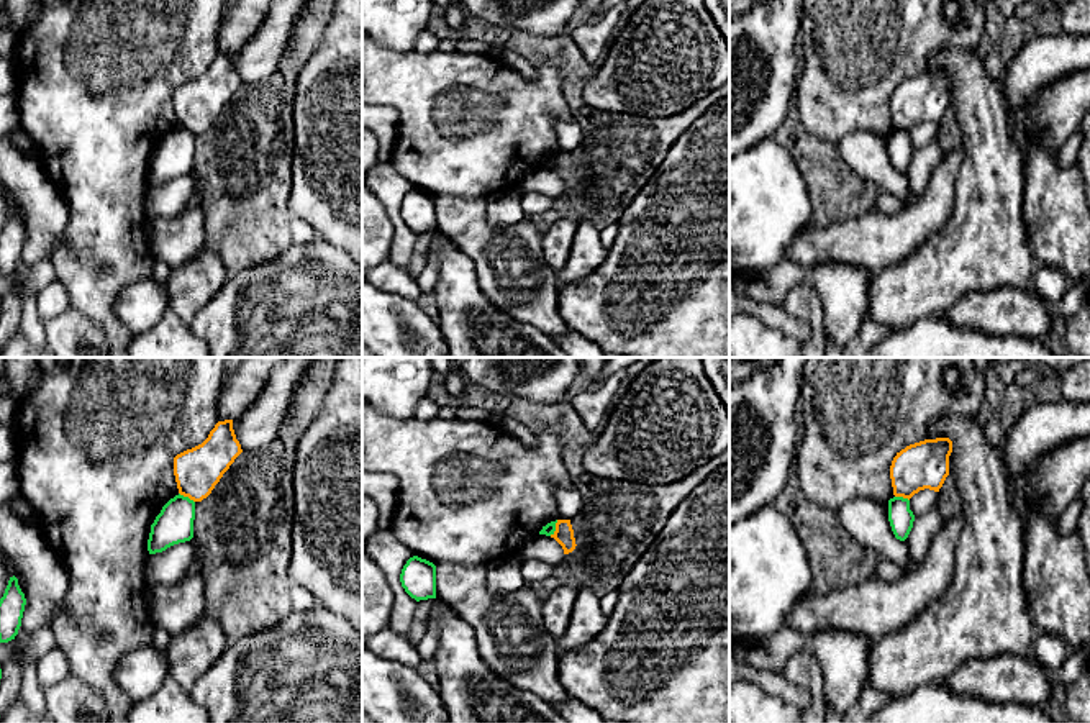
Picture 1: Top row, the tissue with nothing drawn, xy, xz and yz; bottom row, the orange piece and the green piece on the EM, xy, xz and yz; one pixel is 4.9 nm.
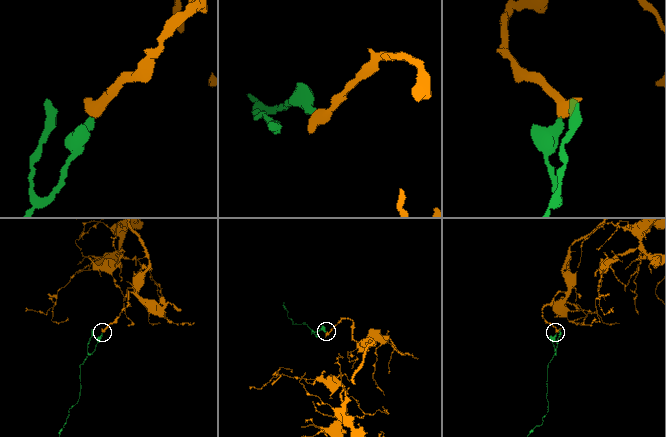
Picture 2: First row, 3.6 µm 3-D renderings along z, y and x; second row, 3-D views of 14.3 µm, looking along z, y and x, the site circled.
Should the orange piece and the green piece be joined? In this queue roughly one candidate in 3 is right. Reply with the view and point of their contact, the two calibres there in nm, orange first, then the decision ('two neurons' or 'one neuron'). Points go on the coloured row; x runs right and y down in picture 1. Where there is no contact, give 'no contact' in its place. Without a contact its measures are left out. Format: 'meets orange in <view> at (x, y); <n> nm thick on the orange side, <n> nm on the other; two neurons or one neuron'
meets orange in xz at (556, 528); 100 nm thick on the orange side, 60 nm on the other; two neurons

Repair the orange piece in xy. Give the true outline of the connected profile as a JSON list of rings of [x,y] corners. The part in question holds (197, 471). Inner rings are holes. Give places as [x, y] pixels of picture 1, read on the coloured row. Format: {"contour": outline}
{"contour": [[[233,420],[218,421],[202,444],[174,457],[179,493],[193,502],[202,502],[241,452]]]}

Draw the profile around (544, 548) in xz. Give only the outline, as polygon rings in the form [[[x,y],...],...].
[[[536,534],[533,539],[523,544],[515,556],[521,562],[529,559],[539,559],[556,564],[564,561],[564,549],[554,538],[546,534]]]

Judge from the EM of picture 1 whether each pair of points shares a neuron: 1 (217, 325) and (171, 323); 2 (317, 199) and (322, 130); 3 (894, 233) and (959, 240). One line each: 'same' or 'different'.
1: different
2: same
3: different

